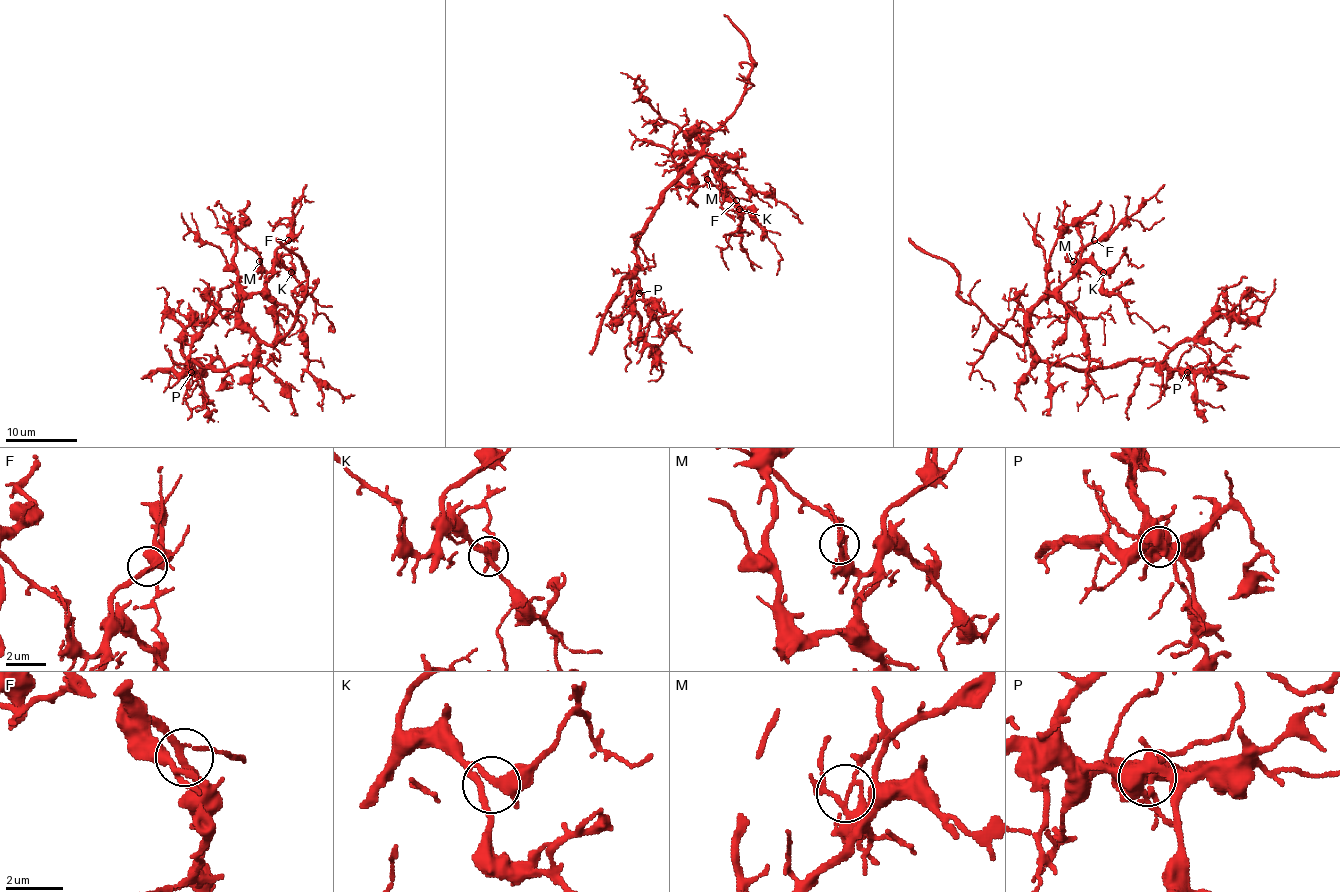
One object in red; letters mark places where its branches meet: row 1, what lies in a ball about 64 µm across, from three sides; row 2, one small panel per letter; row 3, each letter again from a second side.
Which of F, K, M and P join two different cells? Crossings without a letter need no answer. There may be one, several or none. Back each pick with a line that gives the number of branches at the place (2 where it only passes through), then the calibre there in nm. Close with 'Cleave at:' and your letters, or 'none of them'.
Cleave at: none of them

